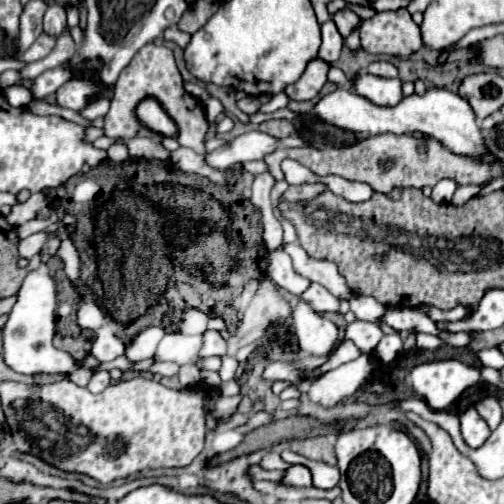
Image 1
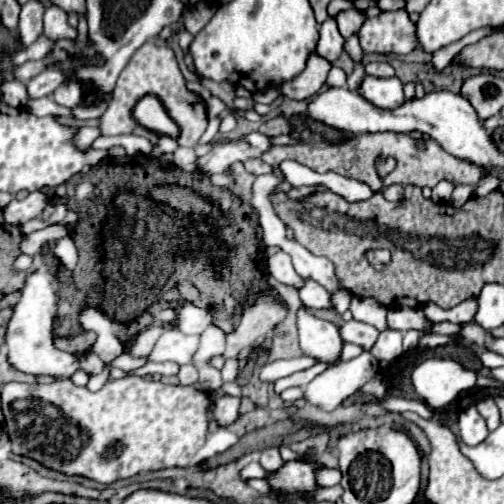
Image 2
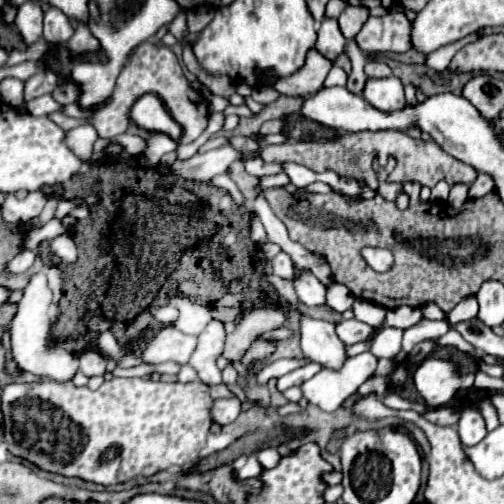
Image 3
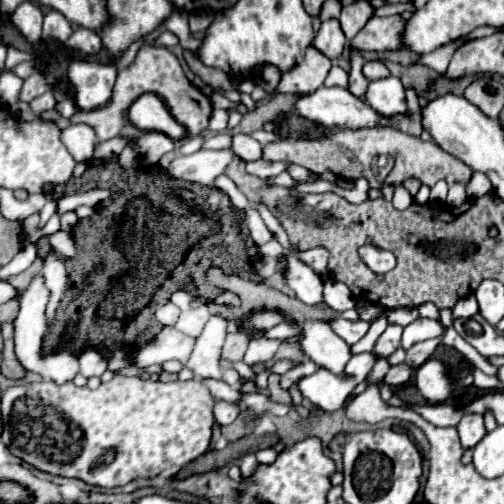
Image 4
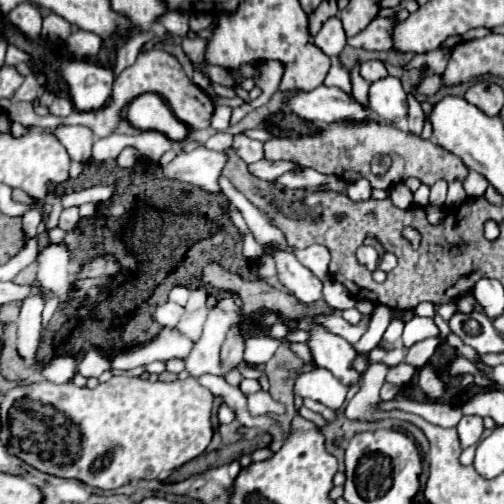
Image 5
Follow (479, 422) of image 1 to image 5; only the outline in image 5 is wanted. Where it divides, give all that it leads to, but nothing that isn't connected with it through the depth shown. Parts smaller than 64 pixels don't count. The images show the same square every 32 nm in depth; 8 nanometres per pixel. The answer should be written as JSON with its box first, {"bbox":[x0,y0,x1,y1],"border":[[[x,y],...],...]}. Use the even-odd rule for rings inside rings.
{"bbox":[456,416,484,448],"border":[[[462,416],[456,430],[460,436],[460,446],[468,448],[468,446],[478,444],[478,440],[482,438],[482,432],[484,432],[484,424],[482,424],[480,416]]]}

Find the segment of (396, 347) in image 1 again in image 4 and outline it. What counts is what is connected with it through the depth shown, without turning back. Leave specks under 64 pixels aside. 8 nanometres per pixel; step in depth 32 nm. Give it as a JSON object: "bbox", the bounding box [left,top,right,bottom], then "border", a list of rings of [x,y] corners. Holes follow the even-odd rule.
{"bbox":[374,324,402,356],"border":[[[390,324],[386,328],[386,332],[378,338],[378,342],[374,346],[374,352],[380,354],[380,356],[392,354],[400,346],[400,336],[402,336],[402,326],[400,324]]]}

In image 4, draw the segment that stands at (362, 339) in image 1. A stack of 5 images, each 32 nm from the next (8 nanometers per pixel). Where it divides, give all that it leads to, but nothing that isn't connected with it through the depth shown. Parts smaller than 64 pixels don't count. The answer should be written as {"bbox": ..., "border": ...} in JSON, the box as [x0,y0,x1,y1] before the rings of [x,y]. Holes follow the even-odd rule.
{"bbox":[328,318,368,346],"border":[[[334,318],[334,320],[330,320],[328,324],[330,324],[330,328],[332,328],[342,340],[346,340],[350,346],[356,344],[356,342],[368,332],[368,322],[362,322],[362,320],[350,322],[350,320],[344,320],[344,318]]]}

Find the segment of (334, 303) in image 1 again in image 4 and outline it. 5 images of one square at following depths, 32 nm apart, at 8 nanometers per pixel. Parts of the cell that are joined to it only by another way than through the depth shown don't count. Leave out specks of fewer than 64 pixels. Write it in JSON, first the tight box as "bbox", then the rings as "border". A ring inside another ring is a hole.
{"bbox":[284,254,322,304],"border":[[[286,254],[284,280],[294,290],[296,298],[300,298],[302,302],[306,304],[322,302],[322,280],[292,254]]]}

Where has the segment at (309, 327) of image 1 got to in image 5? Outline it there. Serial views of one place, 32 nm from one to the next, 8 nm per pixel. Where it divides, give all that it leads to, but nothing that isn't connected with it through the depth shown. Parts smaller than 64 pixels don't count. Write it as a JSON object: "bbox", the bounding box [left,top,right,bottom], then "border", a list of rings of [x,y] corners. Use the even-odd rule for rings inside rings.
{"bbox":[306,328,362,386],"border":[[[314,328],[306,344],[310,346],[316,364],[330,370],[338,380],[348,386],[356,386],[362,382],[362,374],[352,368],[352,362],[358,358],[358,352],[352,344],[340,340],[340,336],[324,332],[324,328]]]}

